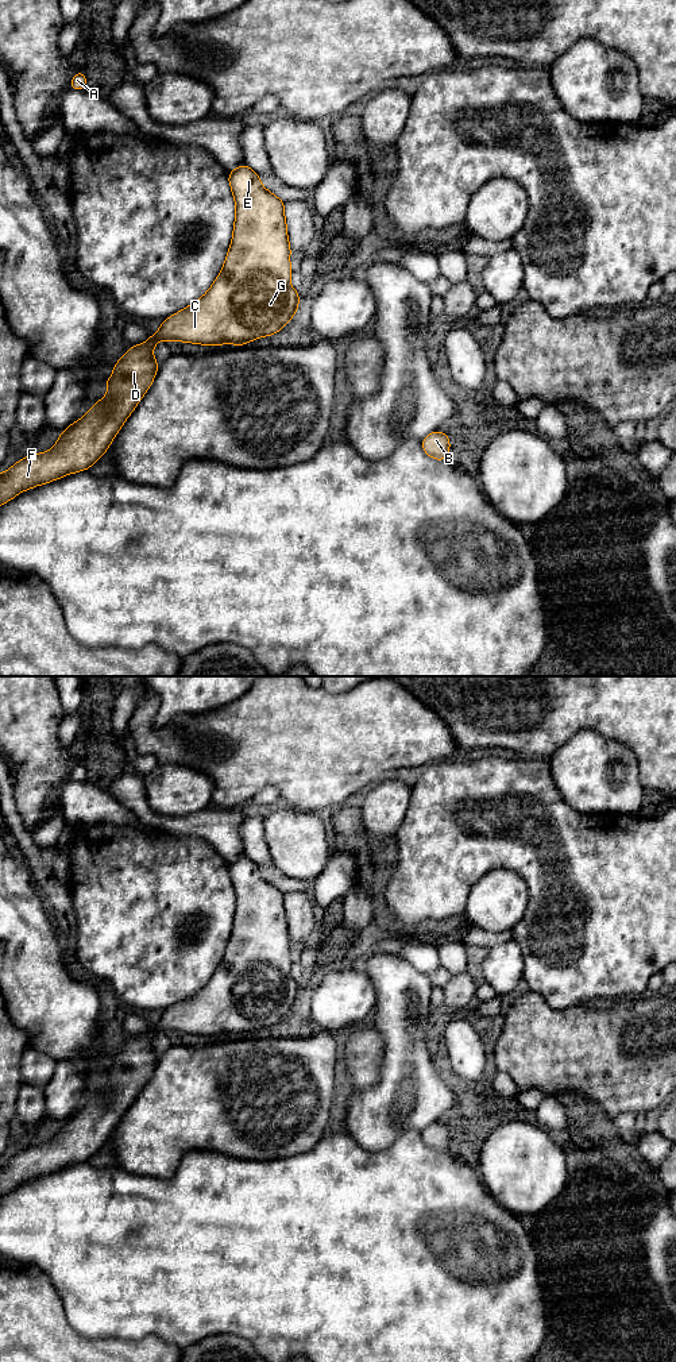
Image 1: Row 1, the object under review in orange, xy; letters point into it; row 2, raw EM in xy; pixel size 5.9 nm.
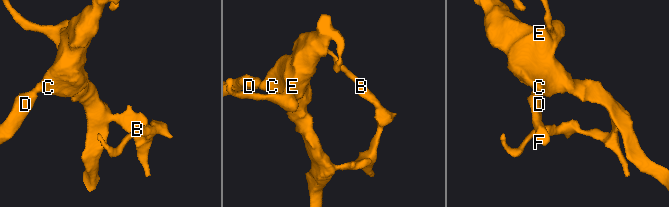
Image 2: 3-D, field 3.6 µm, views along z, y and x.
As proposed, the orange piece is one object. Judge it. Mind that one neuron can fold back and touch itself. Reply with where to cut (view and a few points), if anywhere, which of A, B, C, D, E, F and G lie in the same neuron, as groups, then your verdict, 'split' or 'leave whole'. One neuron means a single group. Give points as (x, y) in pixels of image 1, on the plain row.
no cut | A B C D E F G | leave whole

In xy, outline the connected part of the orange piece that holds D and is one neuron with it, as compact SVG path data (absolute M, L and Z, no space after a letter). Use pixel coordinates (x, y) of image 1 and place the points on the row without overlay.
M246 854L228 864L228 873L236 895L233 926L225 953L210 980L198 992L162 1011L157 1025L148 1027L143 1035L132 1037L117 1054L112 1056L113 1066L105 1070L107 1087L94 1093L82 1110L61 1123L59 1131L50 1142L28 1146L0 1165L0 1197L34 1177L89 1161L107 1143L124 1112L152 1076L159 1058L152 1047L158 1033L244 1037L279 1023L297 1004L300 985L290 977L291 939L285 894L266 881L259 865Z

